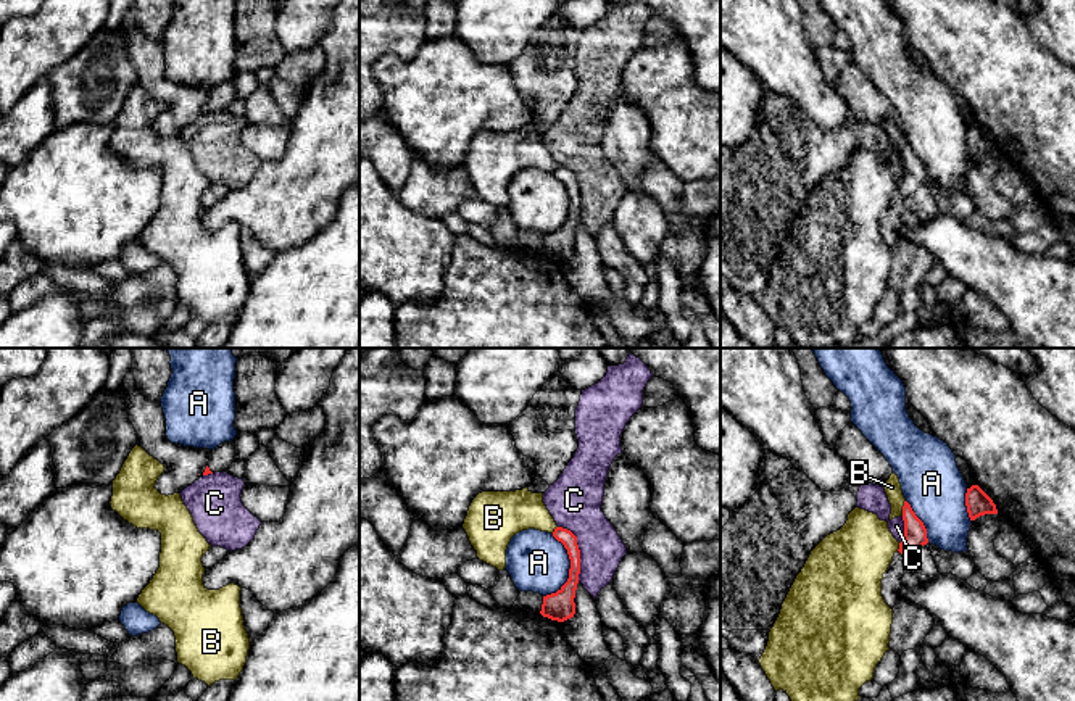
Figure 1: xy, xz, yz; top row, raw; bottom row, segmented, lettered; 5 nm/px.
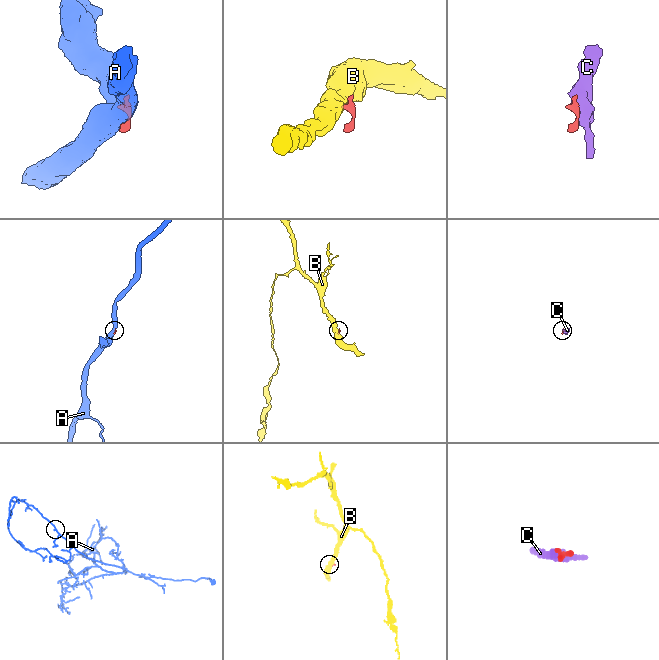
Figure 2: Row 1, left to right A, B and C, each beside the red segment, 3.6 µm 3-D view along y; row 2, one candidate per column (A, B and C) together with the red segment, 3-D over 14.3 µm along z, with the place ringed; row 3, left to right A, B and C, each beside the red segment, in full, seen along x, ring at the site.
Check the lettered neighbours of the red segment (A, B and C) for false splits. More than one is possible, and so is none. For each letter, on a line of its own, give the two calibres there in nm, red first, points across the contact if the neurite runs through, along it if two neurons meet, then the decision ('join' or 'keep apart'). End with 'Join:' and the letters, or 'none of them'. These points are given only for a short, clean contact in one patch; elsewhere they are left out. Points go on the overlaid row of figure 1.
A: 150 nm thick on the red side, 300 nm on the other; keep apart
B: 110 nm thick on the red side, 80 nm on the other; border along yz (904, 500), (901, 514); keep apart
C: 90 nm thick on the red side, 280 nm on the other; keep apart
Join: none of them

